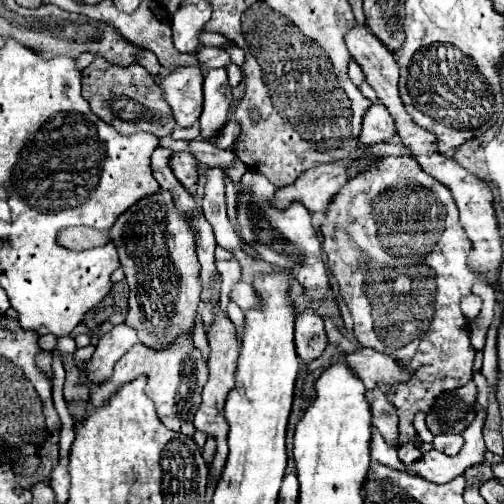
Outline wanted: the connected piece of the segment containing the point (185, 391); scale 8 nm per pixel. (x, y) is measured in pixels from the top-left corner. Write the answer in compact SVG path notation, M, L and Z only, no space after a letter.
M182 333L176 337L176 341L172 341L168 347L164 349L152 349L144 343L136 343L132 345L132 349L116 363L114 367L114 375L100 387L96 389L96 393L92 395L92 401L96 405L102 405L110 393L120 387L126 381L136 379L140 373L148 375L148 385L146 385L146 395L154 401L156 411L160 421L168 427L174 429L178 433L184 433L188 437L194 435L196 427L192 423L192 417L196 413L196 409L200 407L200 395L202 395L202 387L206 383L208 377L208 369L206 369L206 361L202 357L202 351L194 347L192 335L190 333Z

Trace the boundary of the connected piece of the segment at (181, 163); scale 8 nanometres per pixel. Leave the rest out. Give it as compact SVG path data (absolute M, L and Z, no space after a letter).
M178 151L170 157L170 169L176 175L176 179L190 191L196 189L196 159L186 153L186 151Z

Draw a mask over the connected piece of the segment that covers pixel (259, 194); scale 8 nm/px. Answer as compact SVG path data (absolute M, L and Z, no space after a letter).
M248 171L244 177L252 179L242 179L244 191L238 193L236 201L236 225L240 239L250 245L262 261L294 271L292 277L304 285L310 299L322 299L330 287L330 275L322 261L322 247L310 223L310 211L300 203L292 203L288 209L276 209L272 205L272 197L278 187L258 171Z

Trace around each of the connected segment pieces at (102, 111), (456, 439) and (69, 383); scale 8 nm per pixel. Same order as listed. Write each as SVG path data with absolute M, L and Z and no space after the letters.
M98 55L82 71L82 95L90 103L90 109L122 135L148 131L156 137L164 137L170 135L176 127L172 111L168 103L162 99L162 93L154 83L154 77L150 77L150 73L138 63L128 67L112 65L110 61Z
M436 435L432 445L434 445L434 449L438 449L446 455L456 455L462 449L464 439L462 439L462 435Z
M62 355L62 361L64 361L64 367L66 367L66 383L64 383L64 393L66 393L66 397L64 397L64 399L76 401L76 397L78 397L78 401L84 401L82 397L86 397L88 393L86 393L84 387L78 387L78 385L80 385L80 381L78 381L78 375L80 375L80 373L78 373L72 357L70 357L70 355Z

